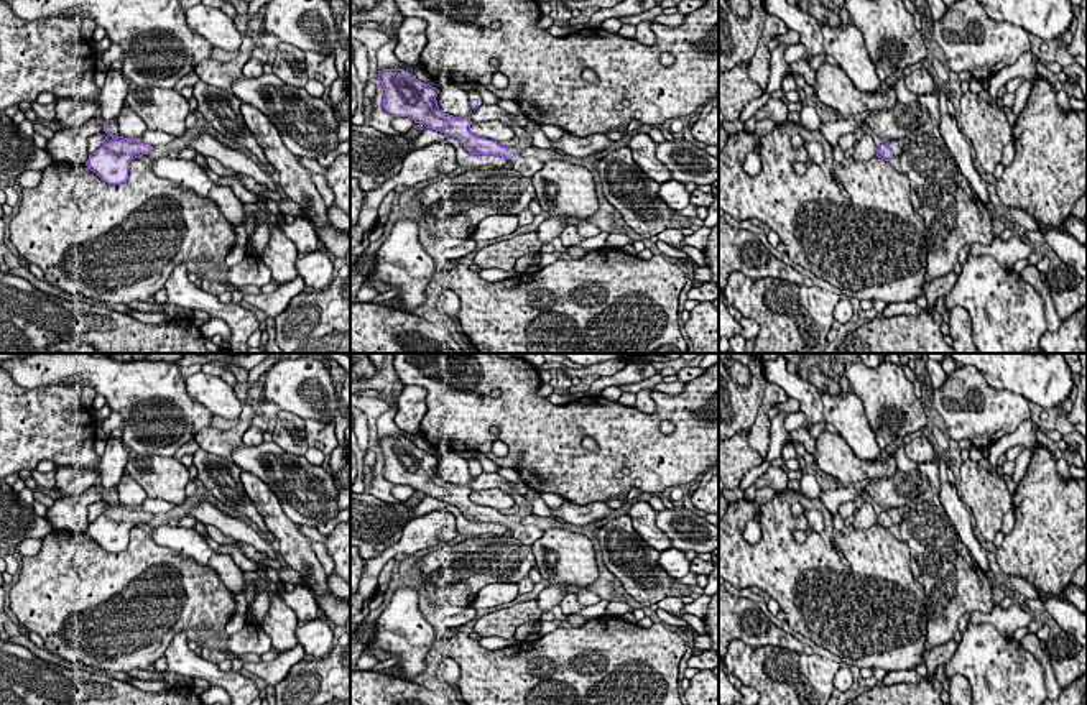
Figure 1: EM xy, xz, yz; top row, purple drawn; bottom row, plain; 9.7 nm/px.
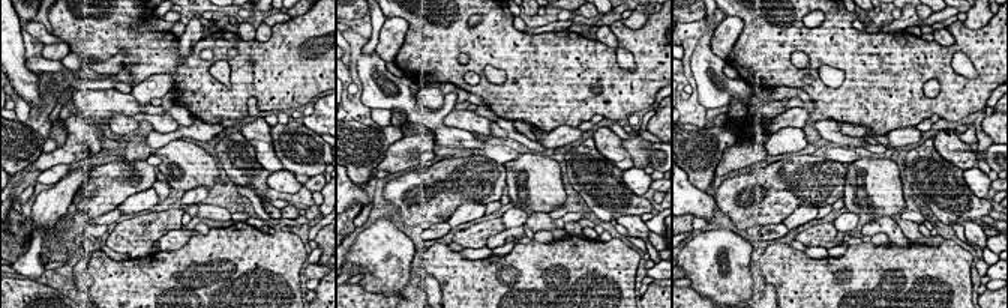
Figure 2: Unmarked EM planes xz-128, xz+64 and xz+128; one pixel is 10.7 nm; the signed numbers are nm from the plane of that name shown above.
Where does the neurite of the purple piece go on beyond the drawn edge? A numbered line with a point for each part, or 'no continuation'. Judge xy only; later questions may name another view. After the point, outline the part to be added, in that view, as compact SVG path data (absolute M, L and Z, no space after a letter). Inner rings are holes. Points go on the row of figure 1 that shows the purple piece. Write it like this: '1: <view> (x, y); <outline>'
no continuation

